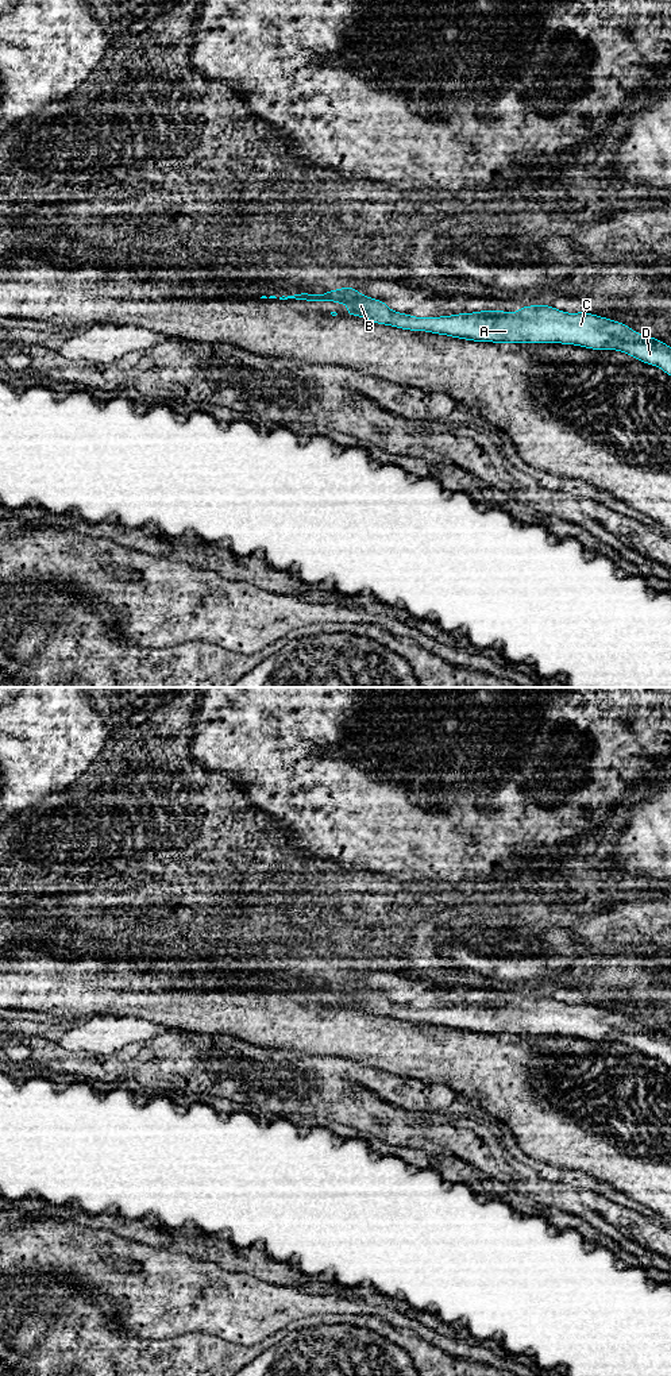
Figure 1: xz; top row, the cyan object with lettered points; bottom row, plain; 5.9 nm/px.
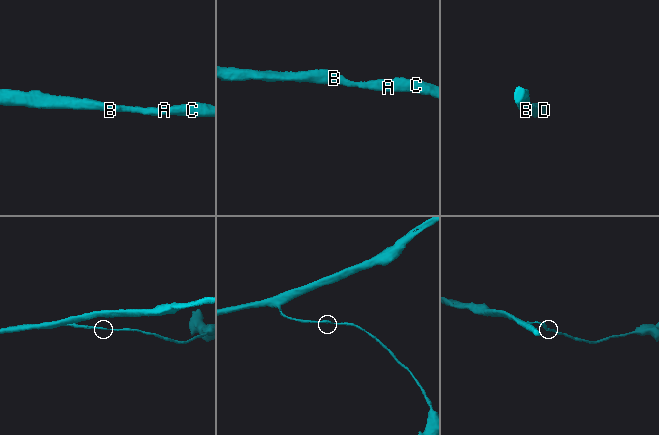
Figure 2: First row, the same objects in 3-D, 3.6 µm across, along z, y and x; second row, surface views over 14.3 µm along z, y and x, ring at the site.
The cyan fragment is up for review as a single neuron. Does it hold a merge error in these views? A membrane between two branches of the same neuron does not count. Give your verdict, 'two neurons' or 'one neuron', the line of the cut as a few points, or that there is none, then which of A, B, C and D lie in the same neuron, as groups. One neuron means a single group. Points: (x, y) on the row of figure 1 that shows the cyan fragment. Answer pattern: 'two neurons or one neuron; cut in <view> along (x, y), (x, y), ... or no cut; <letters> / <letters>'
one neuron; no cut; A B C D

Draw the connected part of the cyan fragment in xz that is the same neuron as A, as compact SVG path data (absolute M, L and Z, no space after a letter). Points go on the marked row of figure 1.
M346 285L339 290L325 290L323 294L301 293L279 297L279 300L288 298L350 304L351 308L344 311L346 316L362 316L377 324L392 325L408 331L427 331L429 334L447 335L473 342L520 344L560 343L586 347L590 350L617 350L649 366L657 366L671 377L671 346L664 344L659 340L659 338L640 335L624 323L591 315L586 311L567 313L560 309L555 309L548 304L543 304L529 307L522 305L521 309L514 313L506 311L478 311L473 313L456 313L452 316L414 317L412 315L394 312L385 304L385 301L370 298L355 290L352 286Z

